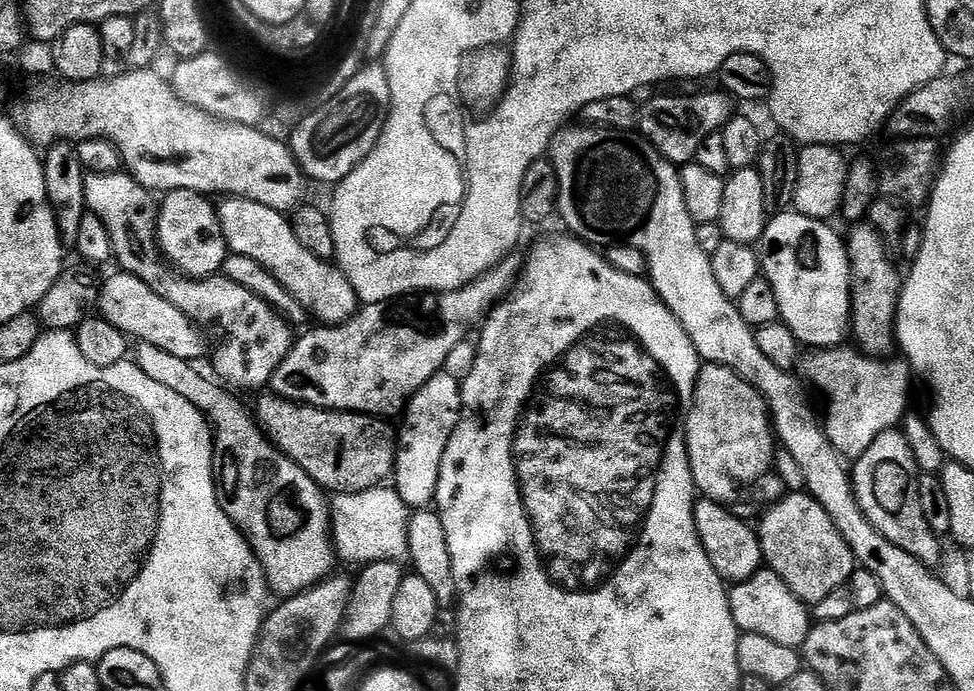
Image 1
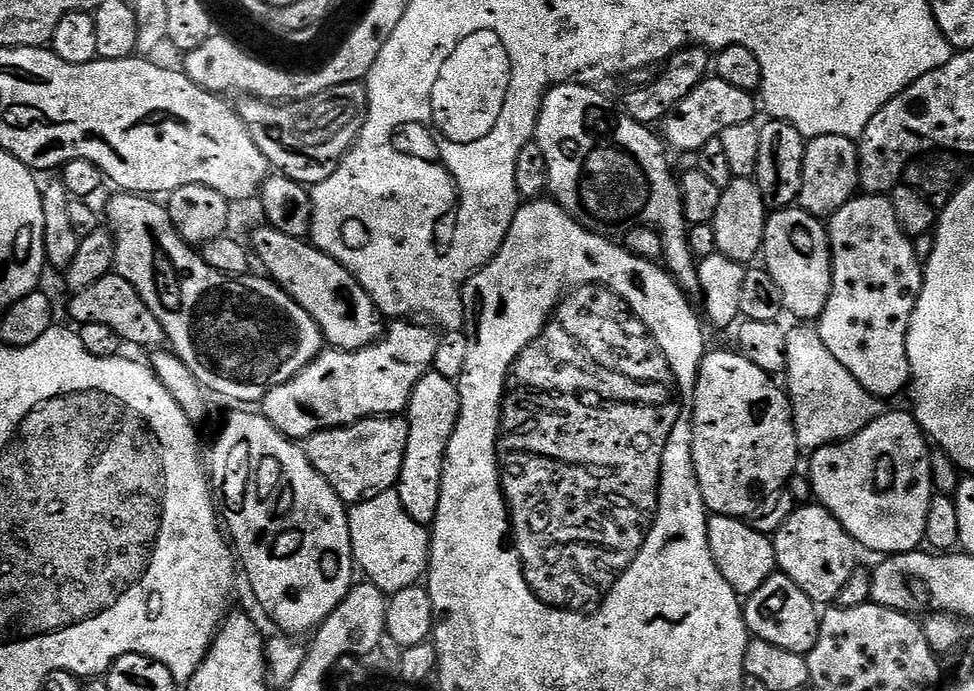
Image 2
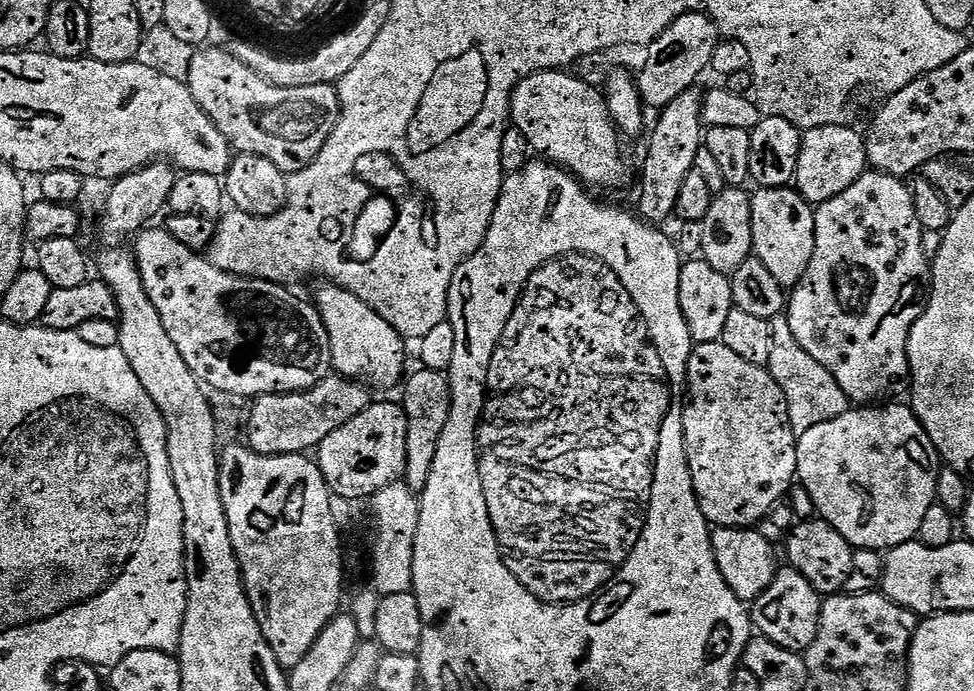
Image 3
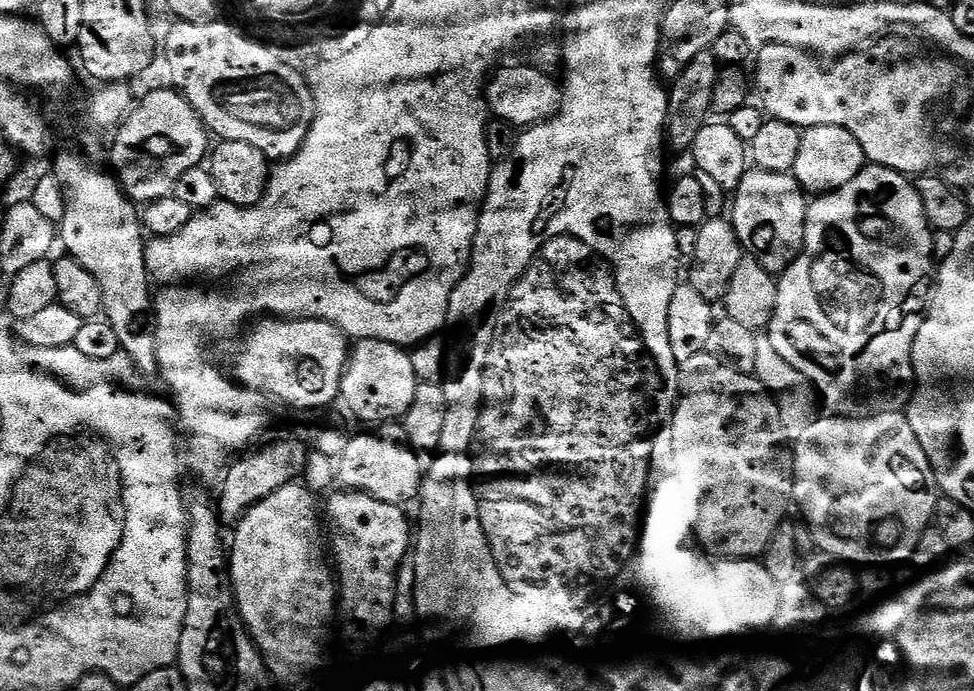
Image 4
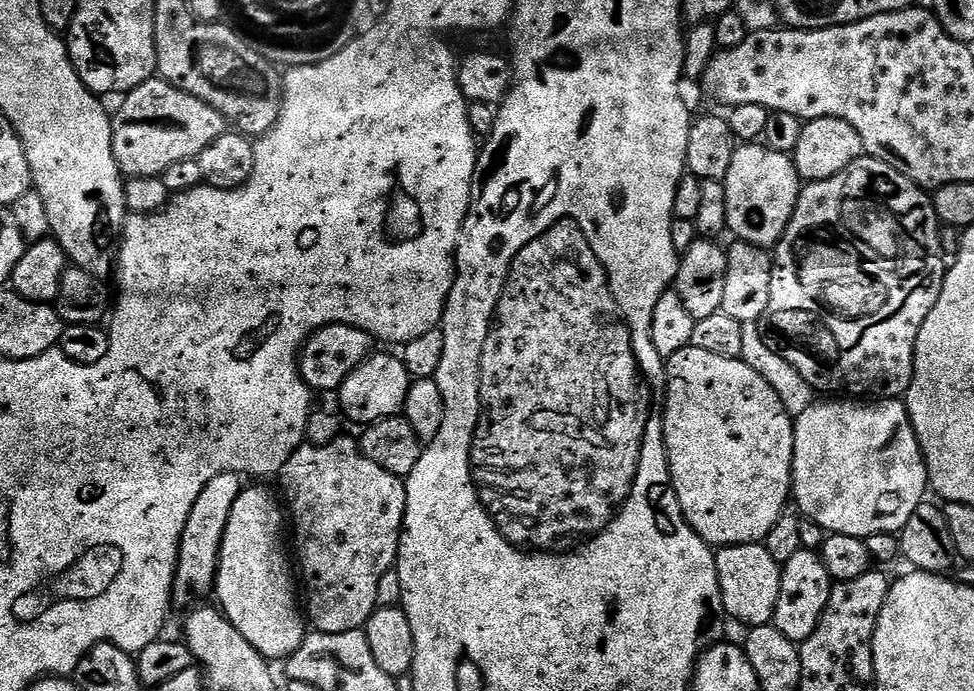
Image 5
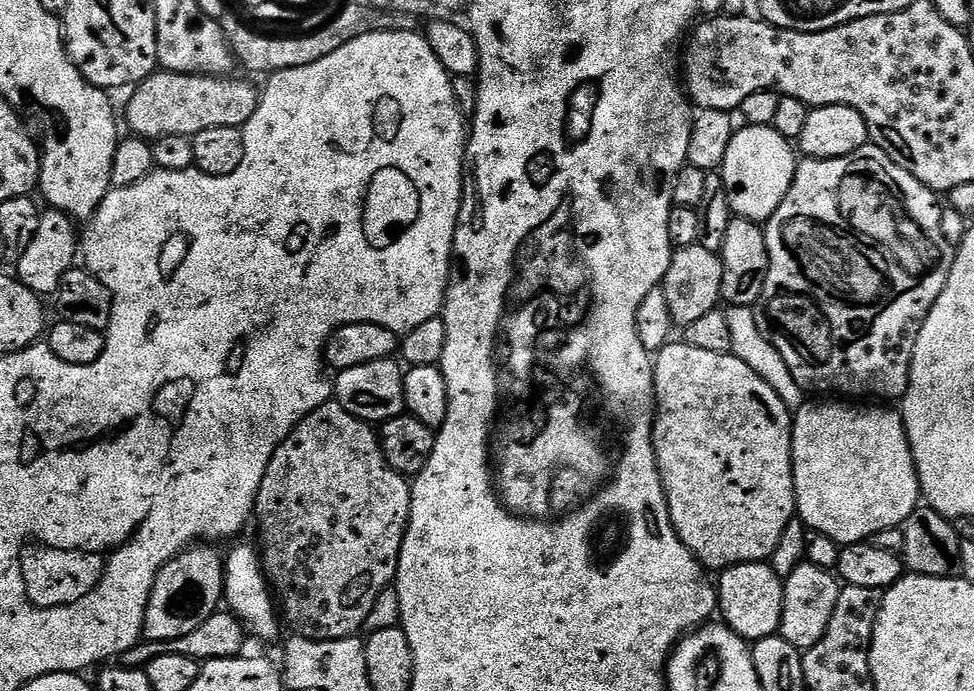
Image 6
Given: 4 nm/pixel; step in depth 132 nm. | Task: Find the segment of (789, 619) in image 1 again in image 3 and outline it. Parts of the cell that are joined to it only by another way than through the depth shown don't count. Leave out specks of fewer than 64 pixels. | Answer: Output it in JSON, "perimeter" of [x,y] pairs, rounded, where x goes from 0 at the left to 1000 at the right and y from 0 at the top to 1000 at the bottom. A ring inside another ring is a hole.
{"perimeter":[[[806,819],[798,826],[797,835],[793,838],[786,855],[778,867],[771,870],[770,890],[775,913],[779,919],[791,923],[791,929],[799,929],[799,935],[807,935],[813,944],[824,946],[830,942],[830,936],[834,933],[840,918],[843,873],[844,864],[836,854],[836,848],[832,848],[832,842],[828,842],[828,836],[816,822]]]}

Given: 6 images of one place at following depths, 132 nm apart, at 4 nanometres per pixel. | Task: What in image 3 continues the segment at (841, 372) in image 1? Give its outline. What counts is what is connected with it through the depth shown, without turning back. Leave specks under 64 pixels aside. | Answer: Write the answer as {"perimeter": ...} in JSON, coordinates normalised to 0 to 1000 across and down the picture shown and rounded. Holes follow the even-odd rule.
{"perimeter":[[[808,456],[796,457],[793,470],[795,472],[795,512],[791,515],[789,533],[801,563],[805,566],[813,621],[820,628],[832,622],[834,616],[852,611],[869,599],[873,593],[870,570],[864,564],[864,559],[860,559],[856,541],[852,541],[848,530],[844,530],[844,524],[838,524],[836,518],[832,518],[828,507],[823,507],[819,489],[815,489]]]}

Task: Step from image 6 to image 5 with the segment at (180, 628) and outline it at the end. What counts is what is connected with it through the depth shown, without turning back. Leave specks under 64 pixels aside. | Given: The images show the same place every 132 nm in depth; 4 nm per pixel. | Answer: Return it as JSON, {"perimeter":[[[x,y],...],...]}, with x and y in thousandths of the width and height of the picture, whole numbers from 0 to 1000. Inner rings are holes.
{"perimeter":[[[226,683],[213,699],[211,708],[203,718],[195,750],[185,780],[184,813],[180,836],[177,839],[177,880],[194,884],[201,873],[208,873],[221,855],[223,819],[226,815],[228,779],[231,776],[232,757],[240,726],[251,708],[247,687],[242,683]]]}

